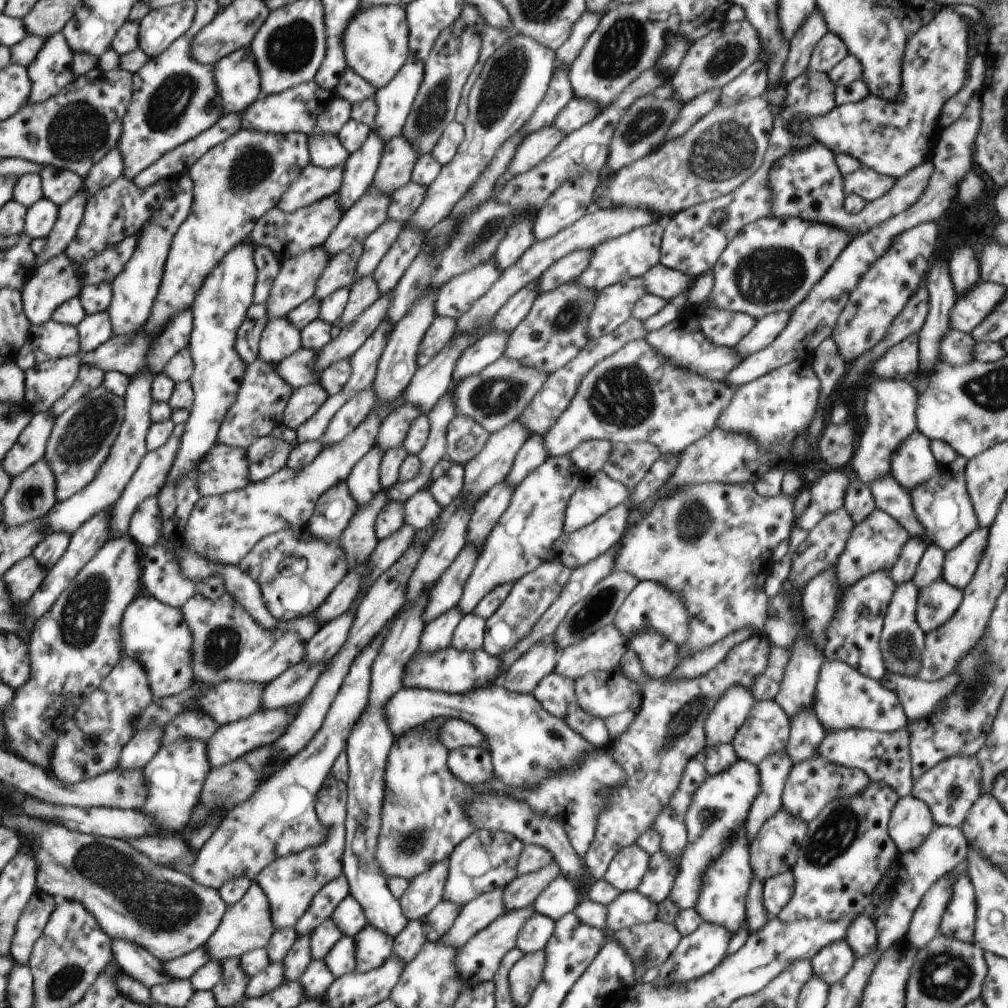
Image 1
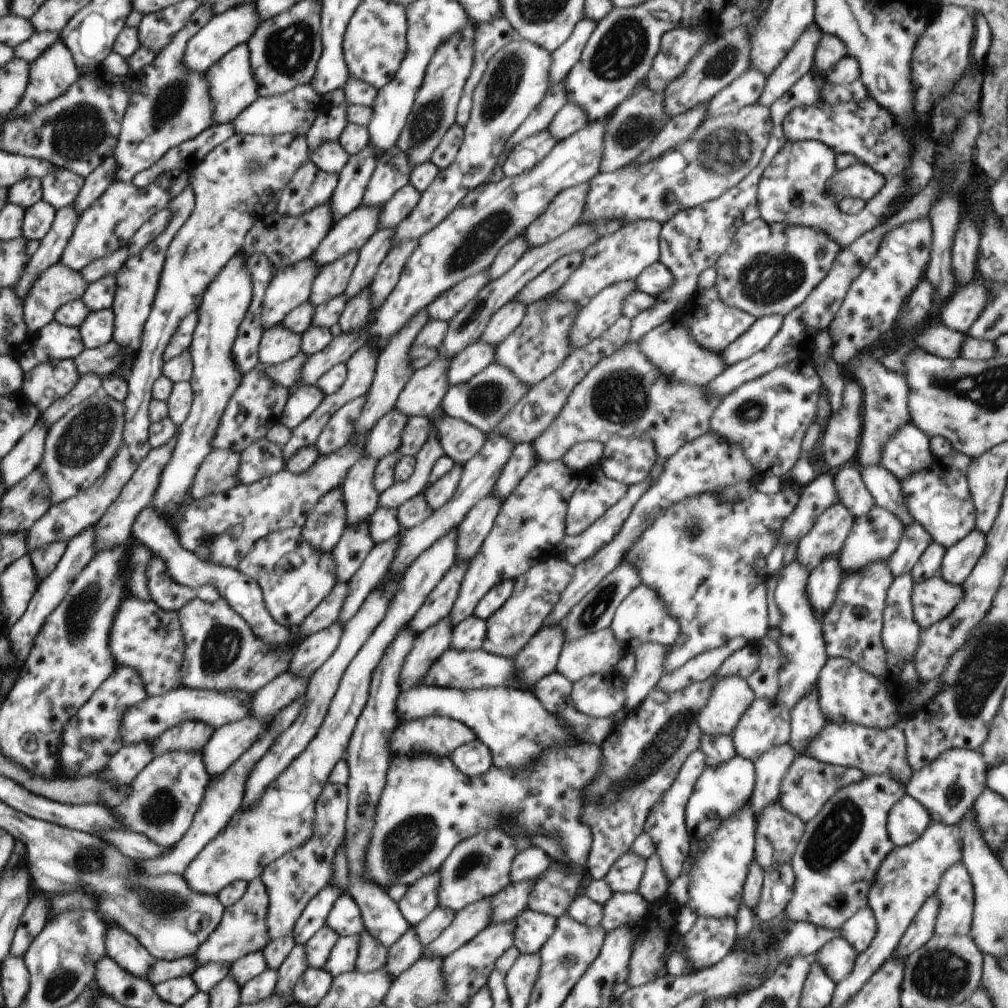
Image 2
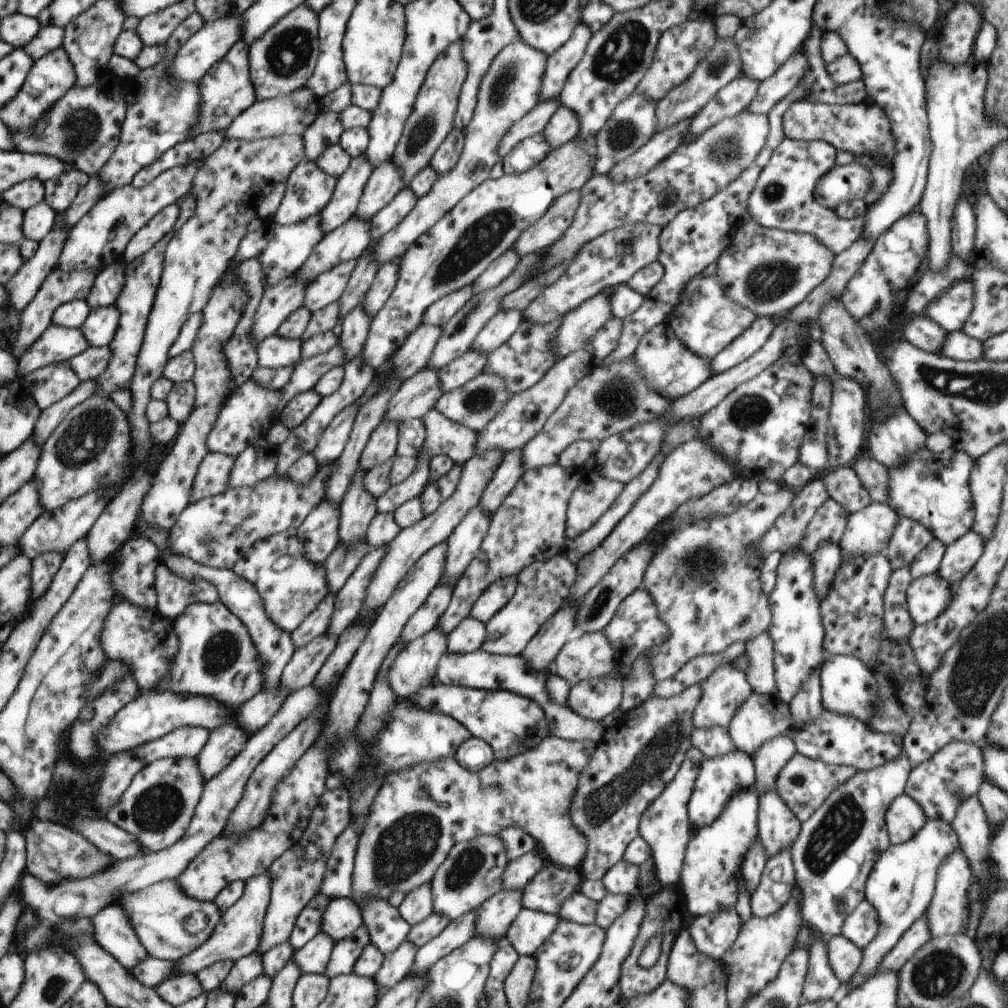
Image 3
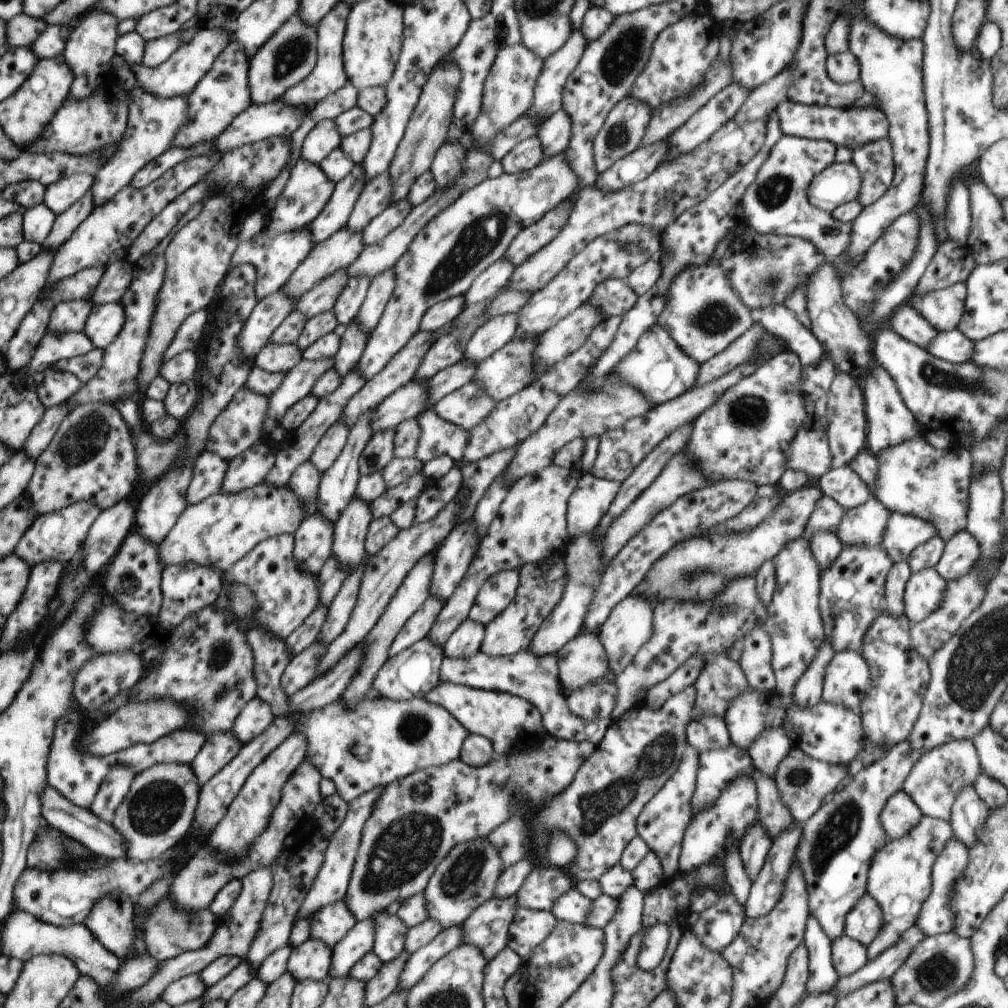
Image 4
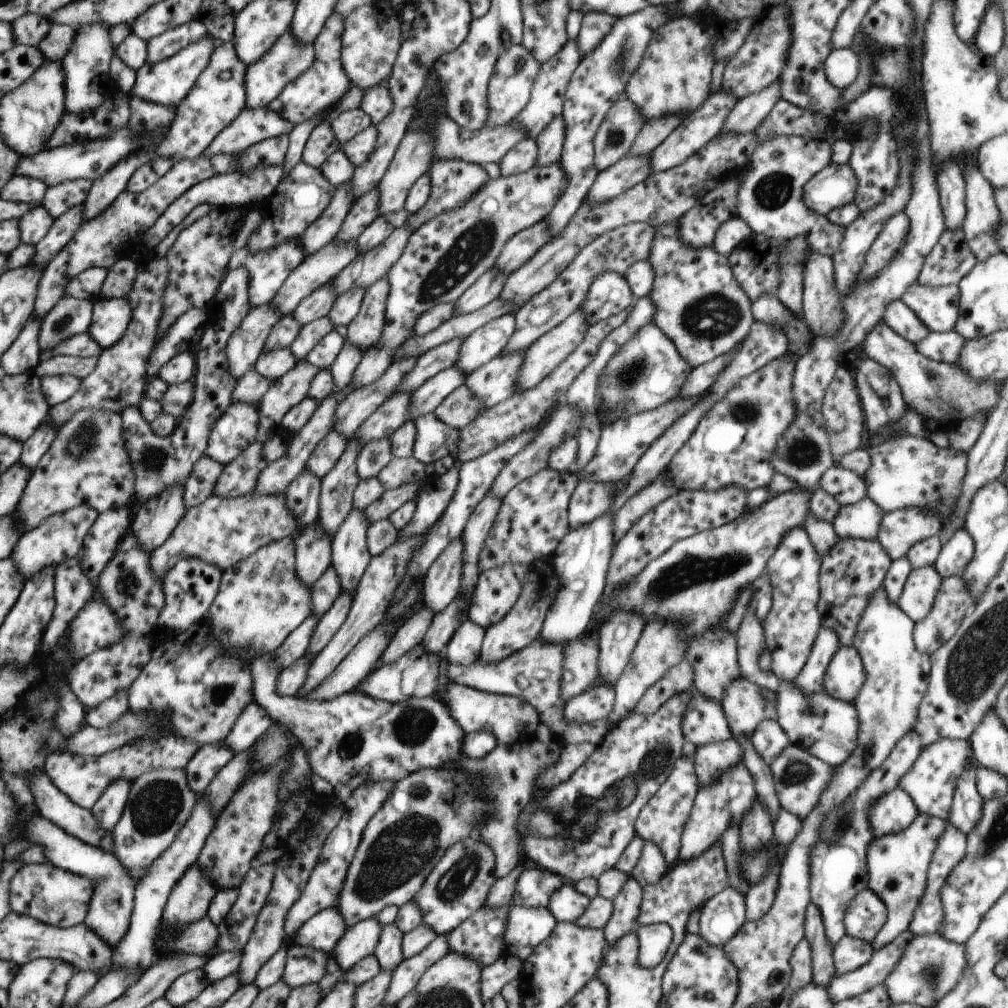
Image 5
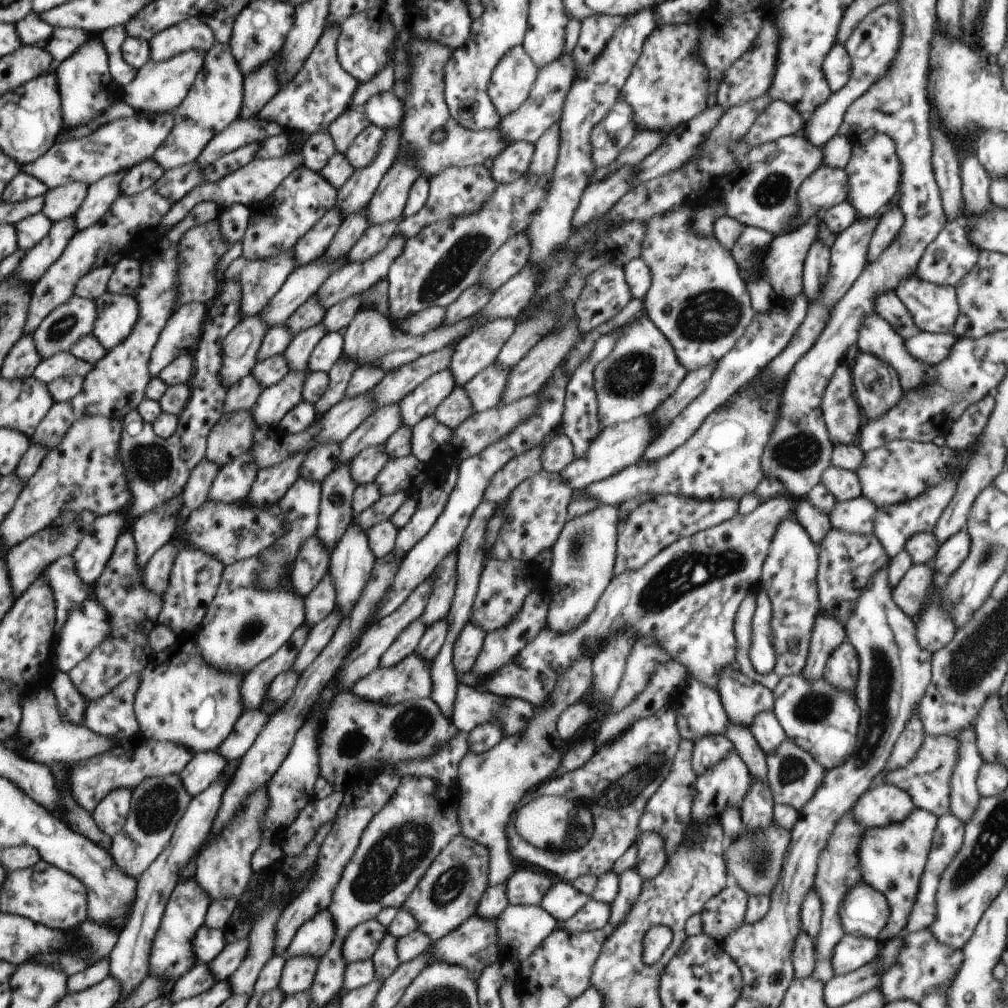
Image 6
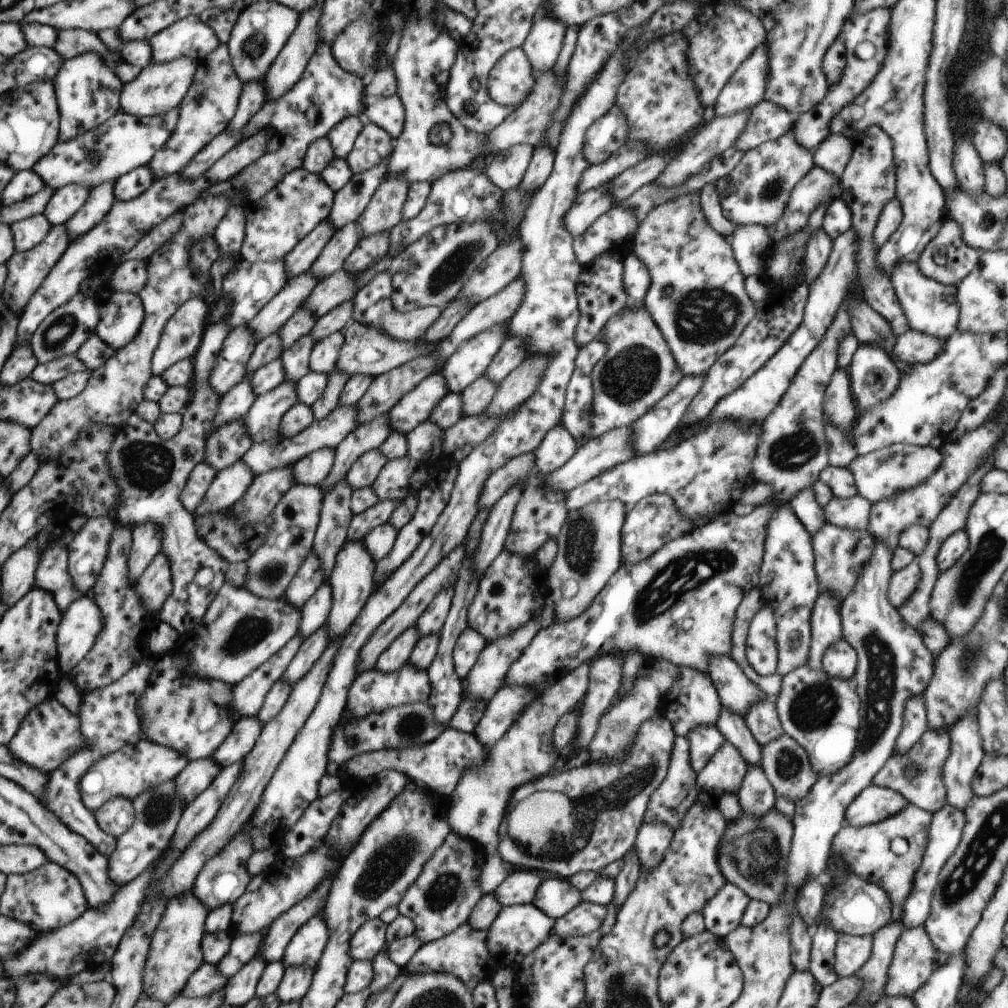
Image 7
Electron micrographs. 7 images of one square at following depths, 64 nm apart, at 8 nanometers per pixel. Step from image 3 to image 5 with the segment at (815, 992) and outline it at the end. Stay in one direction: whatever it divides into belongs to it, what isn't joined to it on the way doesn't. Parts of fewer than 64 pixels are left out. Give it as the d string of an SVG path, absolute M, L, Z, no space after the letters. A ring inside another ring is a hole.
M808 903L804 932L810 950L812 950L811 983L828 988L830 980L836 976L833 964L833 945L826 938L825 928L816 904Z

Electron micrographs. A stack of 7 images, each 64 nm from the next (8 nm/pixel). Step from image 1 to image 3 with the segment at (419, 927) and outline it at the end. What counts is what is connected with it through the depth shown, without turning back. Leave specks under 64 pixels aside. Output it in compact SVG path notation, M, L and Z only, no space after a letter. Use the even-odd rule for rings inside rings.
M406 938L392 954L384 957L380 970L373 976L374 984L378 988L378 999L407 976L414 964L416 954L418 954L418 948Z

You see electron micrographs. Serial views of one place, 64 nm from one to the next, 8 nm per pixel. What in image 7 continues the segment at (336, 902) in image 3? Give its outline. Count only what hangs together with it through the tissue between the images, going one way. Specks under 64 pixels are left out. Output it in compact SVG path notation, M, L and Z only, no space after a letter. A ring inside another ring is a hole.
M323 914L309 918L292 937L286 947L283 964L288 966L310 966L316 968L326 944L328 944L328 926Z

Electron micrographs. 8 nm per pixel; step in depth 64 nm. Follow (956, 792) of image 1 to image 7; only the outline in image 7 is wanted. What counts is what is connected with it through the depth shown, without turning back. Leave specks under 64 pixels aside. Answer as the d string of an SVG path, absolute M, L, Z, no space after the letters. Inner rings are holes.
M927 728L922 738L912 746L912 750L908 754L892 755L888 759L888 762L882 766L882 770L874 776L873 784L892 788L892 790L900 792L908 800L908 803L934 814L947 803L946 786L942 780L942 766L944 766L948 756L950 756L950 734L947 730L930 730ZM910 764L916 764L920 770L920 774L914 776L912 780L906 778L906 766L910 766Z

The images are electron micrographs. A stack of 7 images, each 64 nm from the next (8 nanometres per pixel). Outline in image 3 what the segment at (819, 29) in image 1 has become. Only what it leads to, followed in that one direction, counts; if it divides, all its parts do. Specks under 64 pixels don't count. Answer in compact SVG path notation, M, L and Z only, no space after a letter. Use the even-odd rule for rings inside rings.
M802 44L794 56L790 56L770 78L760 83L758 94L754 96L752 104L744 111L767 114L774 104L780 102L799 84L806 68L808 68L808 60L804 56L804 44Z

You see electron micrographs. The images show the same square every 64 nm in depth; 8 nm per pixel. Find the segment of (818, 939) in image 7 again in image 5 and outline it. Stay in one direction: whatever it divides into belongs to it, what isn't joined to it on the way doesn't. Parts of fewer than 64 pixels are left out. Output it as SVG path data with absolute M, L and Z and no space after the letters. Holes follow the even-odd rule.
M912 730L903 736L894 746L882 766L874 768L860 788L848 796L840 806L828 812L818 828L818 840L810 852L810 903L816 904L825 928L828 942L834 945L847 931L844 915L848 904L867 887L868 868L866 854L872 840L878 835L868 822L868 808L878 802L878 798L890 790L896 790L900 778L908 774L922 750L918 732Z

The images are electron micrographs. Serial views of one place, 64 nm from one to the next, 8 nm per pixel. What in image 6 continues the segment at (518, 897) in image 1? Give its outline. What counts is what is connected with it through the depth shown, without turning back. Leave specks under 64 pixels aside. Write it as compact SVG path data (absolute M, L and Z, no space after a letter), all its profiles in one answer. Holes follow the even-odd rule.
M474 914L458 928L434 941L430 962L446 962L462 966L470 974L470 978L477 981L482 970L499 959L499 950L497 920L486 920Z

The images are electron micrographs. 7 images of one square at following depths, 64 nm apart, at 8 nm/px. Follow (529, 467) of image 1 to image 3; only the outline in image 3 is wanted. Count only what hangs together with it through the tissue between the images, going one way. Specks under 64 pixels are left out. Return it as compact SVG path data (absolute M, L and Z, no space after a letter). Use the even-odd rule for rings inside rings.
M522 447L507 452L500 468L494 473L494 478L488 482L480 498L480 506L492 516L525 472L522 468Z

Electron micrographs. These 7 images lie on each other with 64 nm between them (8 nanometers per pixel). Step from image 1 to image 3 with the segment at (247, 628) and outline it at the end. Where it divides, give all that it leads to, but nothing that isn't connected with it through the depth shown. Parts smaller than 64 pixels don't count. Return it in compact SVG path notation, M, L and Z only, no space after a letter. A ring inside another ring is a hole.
M194 602L184 614L174 621L174 630L180 642L178 654L166 676L158 684L158 692L210 696L224 704L228 710L236 710L250 701L262 687L262 660L251 634L225 603Z

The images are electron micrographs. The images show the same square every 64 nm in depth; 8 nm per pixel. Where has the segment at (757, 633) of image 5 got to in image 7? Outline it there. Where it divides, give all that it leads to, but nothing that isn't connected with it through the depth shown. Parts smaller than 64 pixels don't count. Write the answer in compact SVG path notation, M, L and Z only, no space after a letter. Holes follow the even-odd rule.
M754 587L744 596L744 600L742 600L740 606L736 609L732 629L731 657L740 665L742 672L768 696L768 699L775 700L778 692L780 692L783 676L780 676L778 673L762 676L750 666L750 662L746 658L746 641L749 626L752 618L758 612L758 608L761 608L763 603L760 589Z

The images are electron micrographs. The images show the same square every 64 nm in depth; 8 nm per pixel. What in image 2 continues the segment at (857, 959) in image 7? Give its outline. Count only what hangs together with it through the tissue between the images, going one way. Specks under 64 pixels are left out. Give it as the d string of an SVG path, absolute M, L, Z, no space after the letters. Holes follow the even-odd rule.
M840 936L830 940L815 955L815 961L824 968L832 982L838 983L851 974L858 952Z

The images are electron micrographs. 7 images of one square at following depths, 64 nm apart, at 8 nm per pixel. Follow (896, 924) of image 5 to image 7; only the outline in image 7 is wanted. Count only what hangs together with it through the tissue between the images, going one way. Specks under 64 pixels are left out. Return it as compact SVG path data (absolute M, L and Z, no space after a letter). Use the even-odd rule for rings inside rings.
M912 803L906 804L904 810L900 810L896 816L890 816L878 824L869 824L863 827L853 827L844 825L842 830L834 836L831 846L831 854L840 854L840 860L844 860L852 873L856 873L860 878L880 886L890 902L892 902L891 921L902 922L902 904L912 892L914 876L922 864L924 850L928 844L928 830L932 824L932 813L914 806ZM894 838L904 838L908 842L908 852L904 855L895 854L890 849L890 844Z

